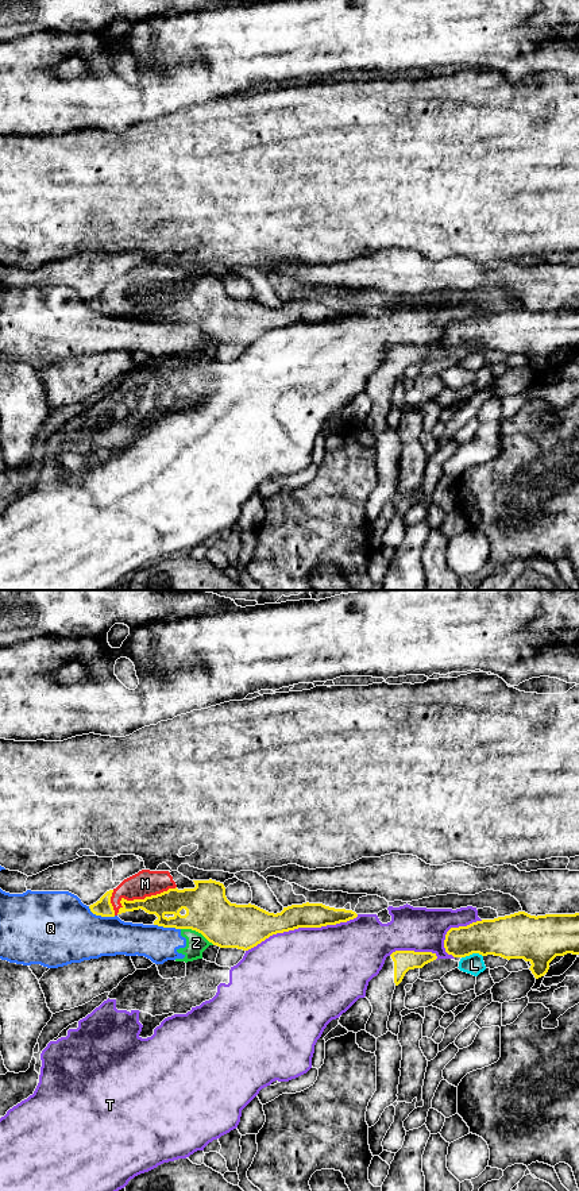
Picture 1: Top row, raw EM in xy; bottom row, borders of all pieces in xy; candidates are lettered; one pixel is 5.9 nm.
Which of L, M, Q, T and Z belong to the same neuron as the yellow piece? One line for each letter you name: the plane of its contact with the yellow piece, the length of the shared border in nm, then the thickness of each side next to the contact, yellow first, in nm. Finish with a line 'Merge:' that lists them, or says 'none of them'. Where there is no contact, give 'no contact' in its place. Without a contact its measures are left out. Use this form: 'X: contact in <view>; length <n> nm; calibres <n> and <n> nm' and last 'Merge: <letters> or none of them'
M: contact in xy; length 420 nm; calibres 150 and 160 nm
Merge: M

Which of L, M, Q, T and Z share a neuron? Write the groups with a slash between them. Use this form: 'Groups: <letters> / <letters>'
Groups: L / M / Q Z / T

